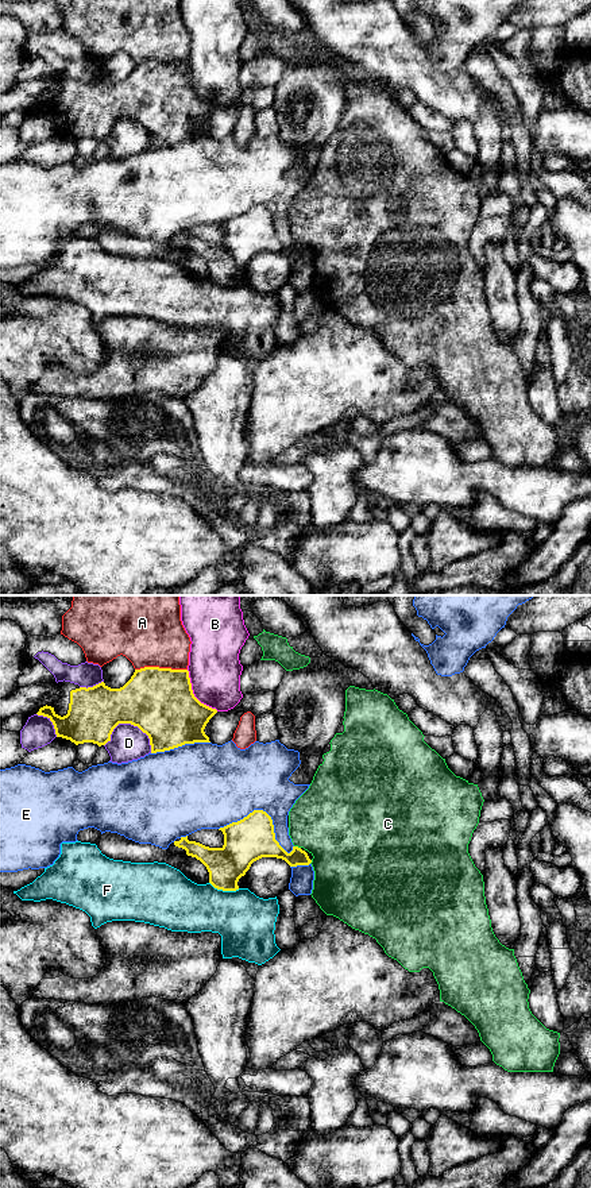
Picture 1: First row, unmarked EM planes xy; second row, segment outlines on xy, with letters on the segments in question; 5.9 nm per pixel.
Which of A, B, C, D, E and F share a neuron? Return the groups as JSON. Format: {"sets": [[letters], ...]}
{"sets": [["A"], ["B"], ["C"], ["D"], ["E"], ["F"]]}

